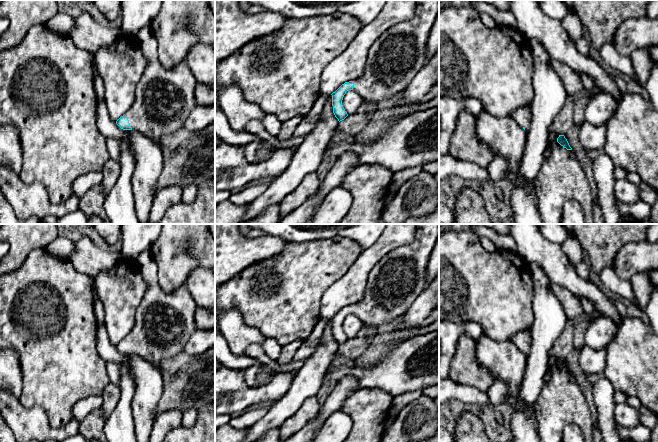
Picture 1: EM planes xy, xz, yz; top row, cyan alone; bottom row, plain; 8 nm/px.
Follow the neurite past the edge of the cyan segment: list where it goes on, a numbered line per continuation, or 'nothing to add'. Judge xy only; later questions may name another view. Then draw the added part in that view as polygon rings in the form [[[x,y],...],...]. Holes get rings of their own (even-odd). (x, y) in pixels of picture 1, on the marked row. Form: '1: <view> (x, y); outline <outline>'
1: xy (164, 98); outline [[[150,26],[141,28],[135,38],[148,65],[136,86],[135,100],[125,115],[132,130],[152,140],[161,140],[163,136],[174,134],[184,127],[186,119],[197,106],[195,87],[198,82],[185,61],[170,69],[161,65],[158,60],[158,42]]]

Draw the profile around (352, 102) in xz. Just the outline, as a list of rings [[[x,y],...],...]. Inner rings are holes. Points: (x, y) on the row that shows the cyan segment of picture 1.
[[[353,90],[347,91],[342,100],[342,105],[348,115],[359,112],[364,103],[363,98]]]

